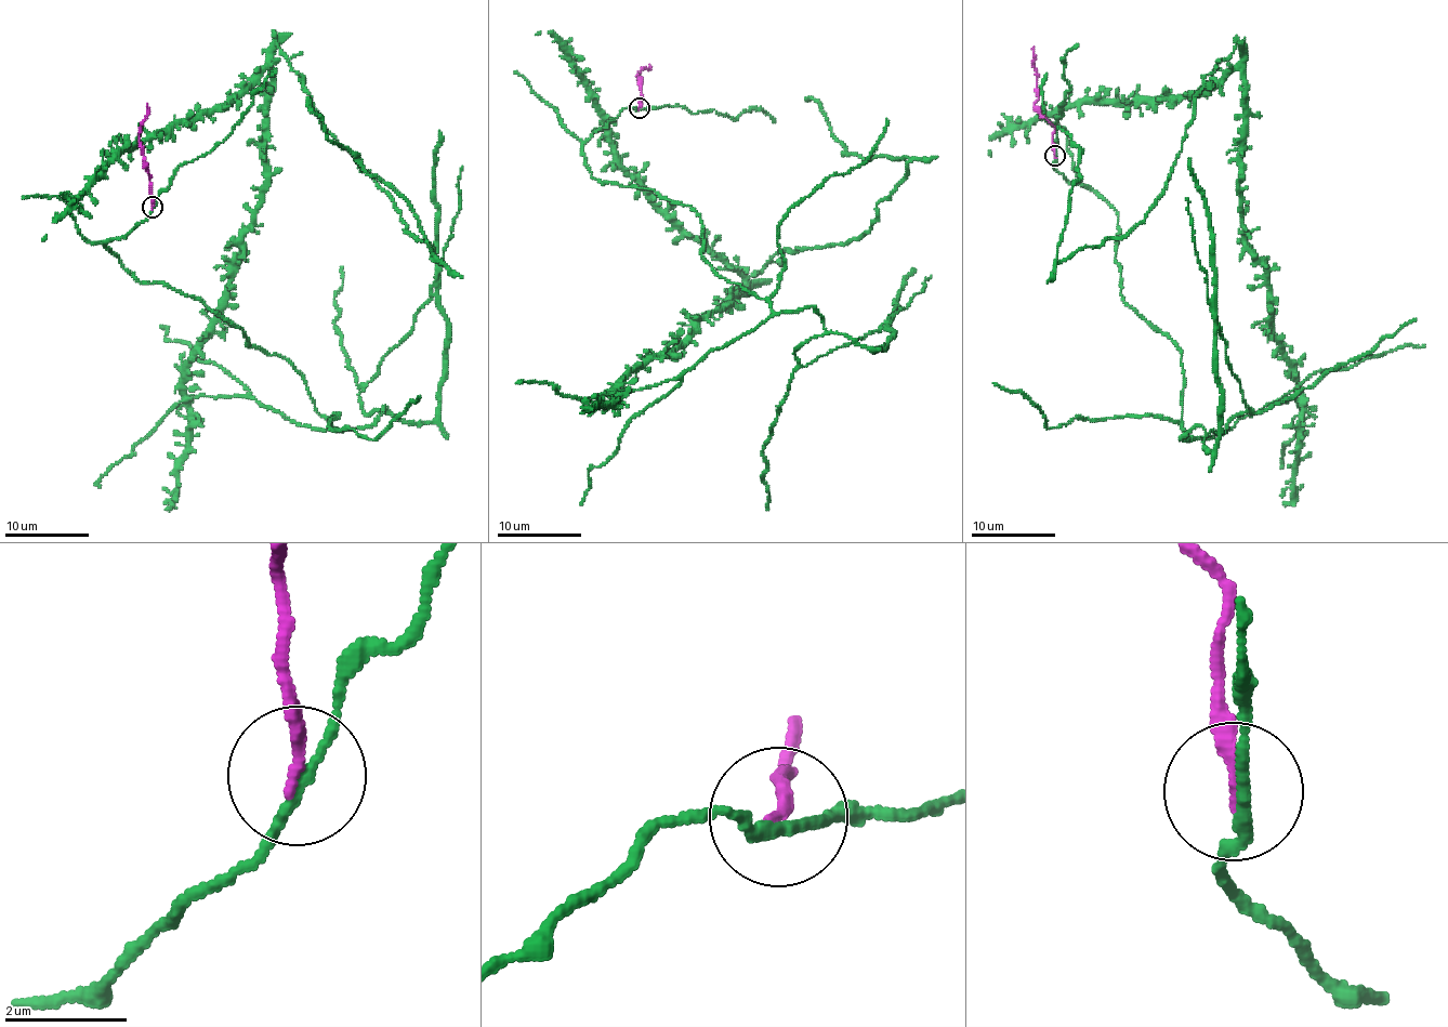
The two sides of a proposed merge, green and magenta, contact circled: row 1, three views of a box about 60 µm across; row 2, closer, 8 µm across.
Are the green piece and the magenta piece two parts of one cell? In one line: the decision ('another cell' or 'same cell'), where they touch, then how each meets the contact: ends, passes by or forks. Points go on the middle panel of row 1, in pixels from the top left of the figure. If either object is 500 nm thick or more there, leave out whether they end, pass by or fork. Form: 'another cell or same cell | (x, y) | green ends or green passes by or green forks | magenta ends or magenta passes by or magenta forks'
another cell | (640, 108) | green passes by | magenta ends

